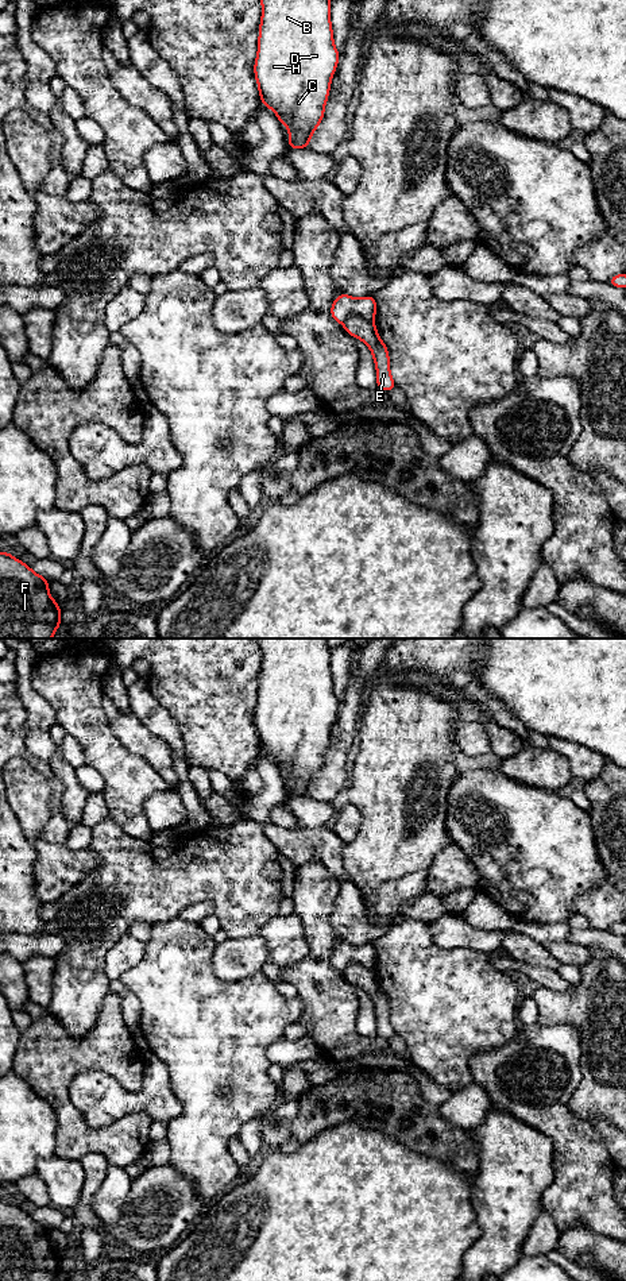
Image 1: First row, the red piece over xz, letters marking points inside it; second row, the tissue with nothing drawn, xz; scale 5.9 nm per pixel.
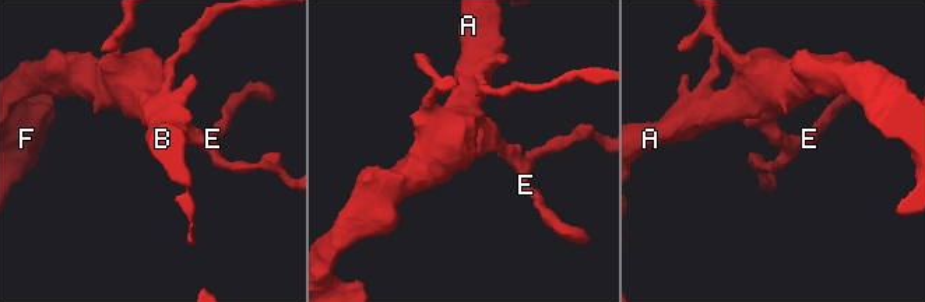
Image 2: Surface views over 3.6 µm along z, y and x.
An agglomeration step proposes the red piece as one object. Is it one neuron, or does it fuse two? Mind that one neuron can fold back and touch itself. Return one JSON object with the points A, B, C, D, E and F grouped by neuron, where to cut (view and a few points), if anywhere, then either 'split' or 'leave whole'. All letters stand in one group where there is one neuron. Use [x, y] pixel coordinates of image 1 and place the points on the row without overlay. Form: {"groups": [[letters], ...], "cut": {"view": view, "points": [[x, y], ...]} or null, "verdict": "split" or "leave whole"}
{"groups": [["A", "B", "C", "D", "F"], ["E"]], "cut": {"view": "xz", "points": [[373, 967], [352, 964], [342, 971]]}, "verdict": "split"}

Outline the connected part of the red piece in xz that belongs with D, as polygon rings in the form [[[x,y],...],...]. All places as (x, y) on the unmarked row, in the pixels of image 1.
[[[259,638],[262,667],[254,721],[259,746],[289,776],[289,796],[308,796],[324,767],[340,701],[333,691],[328,638]]]

